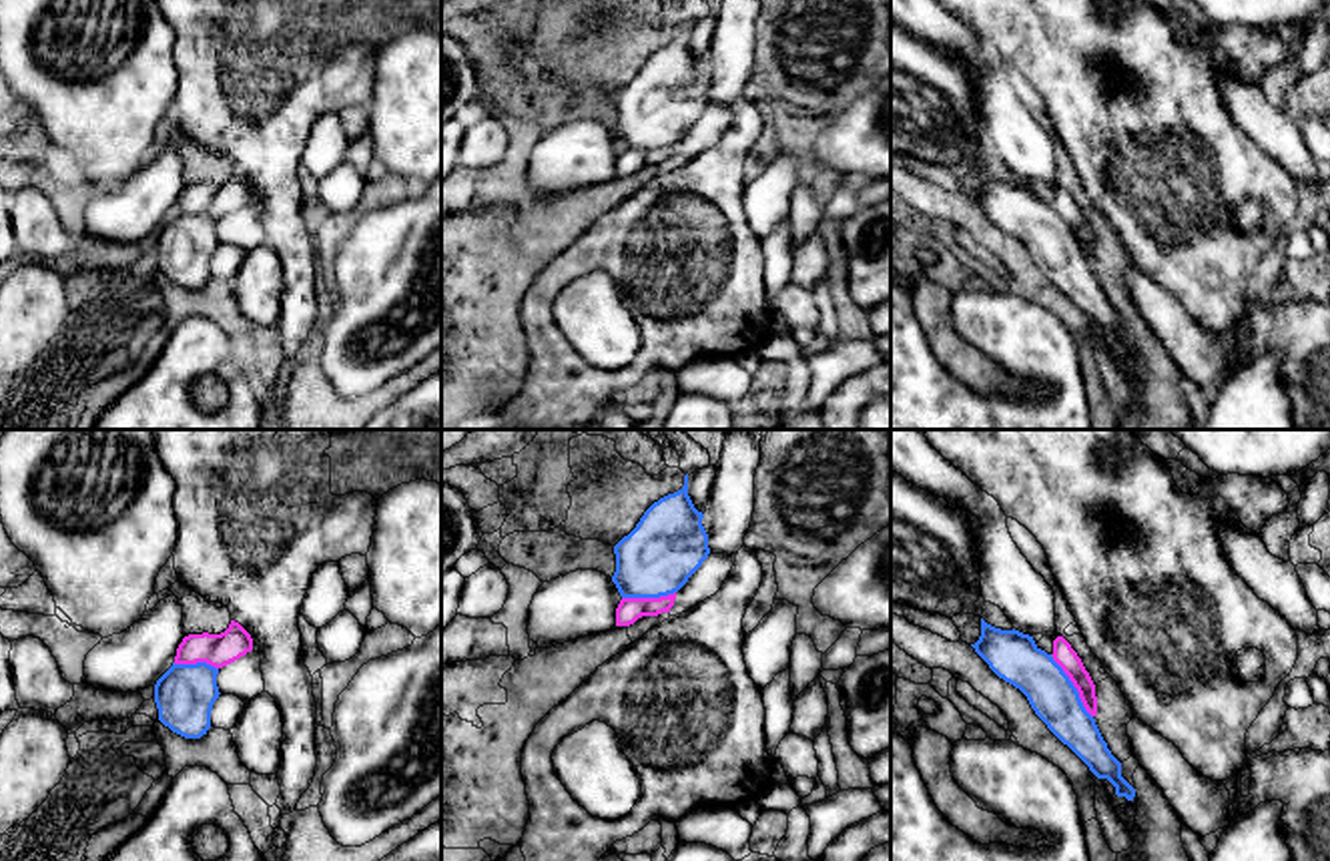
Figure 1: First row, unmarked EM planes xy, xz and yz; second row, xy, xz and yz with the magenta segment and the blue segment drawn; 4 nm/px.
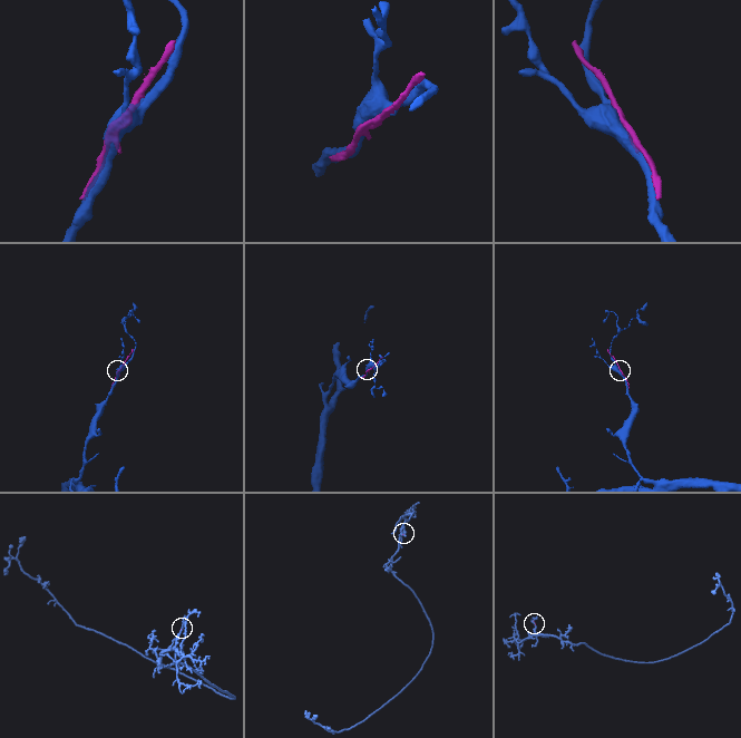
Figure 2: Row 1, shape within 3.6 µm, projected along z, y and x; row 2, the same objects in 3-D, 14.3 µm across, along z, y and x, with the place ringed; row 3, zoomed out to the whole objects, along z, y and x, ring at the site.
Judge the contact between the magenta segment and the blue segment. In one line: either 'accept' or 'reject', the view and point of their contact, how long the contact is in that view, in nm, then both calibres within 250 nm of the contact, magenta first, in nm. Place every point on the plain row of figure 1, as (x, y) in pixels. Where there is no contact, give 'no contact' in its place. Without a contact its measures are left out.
reject; contact yz (1074, 235); length 300 nm; calibres 90 and 190 nm

